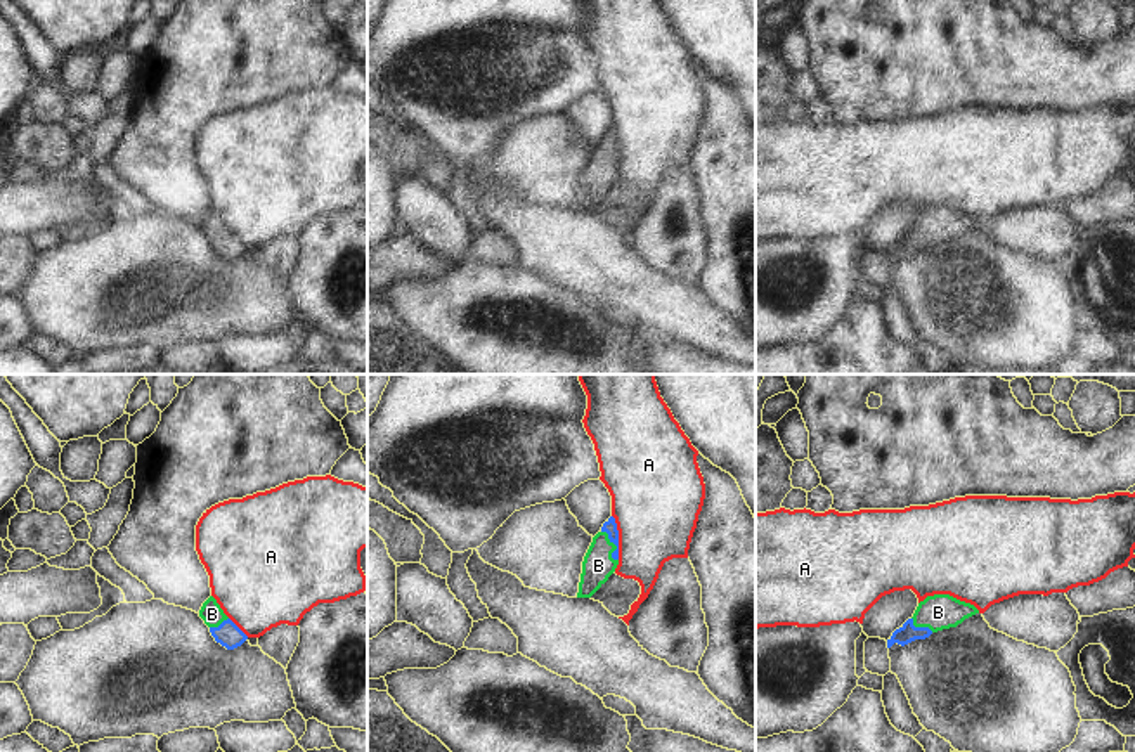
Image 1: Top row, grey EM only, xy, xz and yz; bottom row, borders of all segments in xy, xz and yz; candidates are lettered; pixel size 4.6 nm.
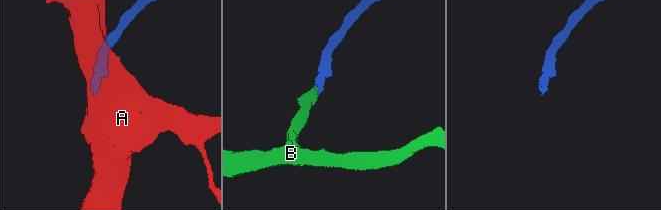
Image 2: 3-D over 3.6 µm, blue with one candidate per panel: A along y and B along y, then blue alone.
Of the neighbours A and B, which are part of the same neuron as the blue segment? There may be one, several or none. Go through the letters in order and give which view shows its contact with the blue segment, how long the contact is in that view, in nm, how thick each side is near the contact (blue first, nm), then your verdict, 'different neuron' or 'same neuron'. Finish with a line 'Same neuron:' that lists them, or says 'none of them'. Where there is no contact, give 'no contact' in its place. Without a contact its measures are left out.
A: contact in xz; length 220 nm; calibres 60 and 420 nm; different neuron
B: contact in xz; length 160 nm; calibres 60 and 150 nm; same neuron
Same neuron: B

